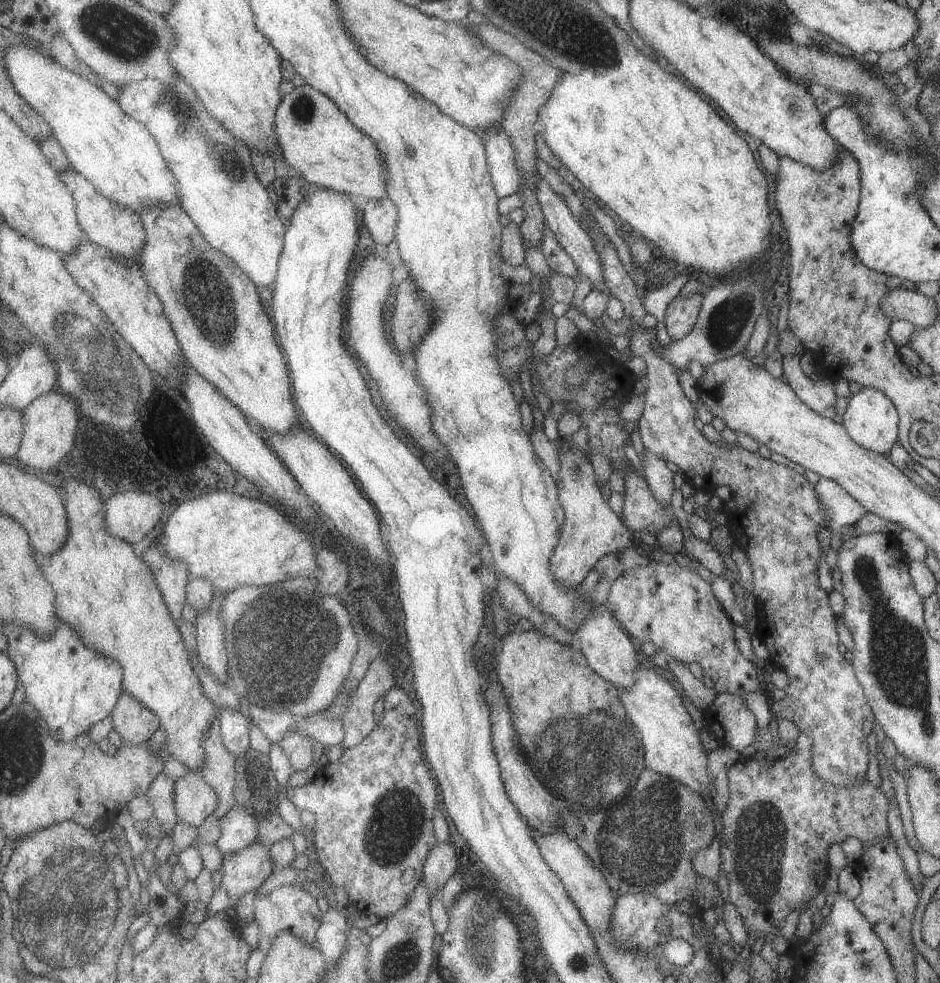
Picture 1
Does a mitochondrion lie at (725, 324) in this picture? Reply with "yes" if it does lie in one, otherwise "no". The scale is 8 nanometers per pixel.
yes

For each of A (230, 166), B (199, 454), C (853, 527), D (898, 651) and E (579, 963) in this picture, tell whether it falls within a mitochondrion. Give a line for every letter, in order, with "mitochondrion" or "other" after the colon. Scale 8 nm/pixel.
A: mitochondrion
B: other
C: other
D: mitochondrion
E: other

